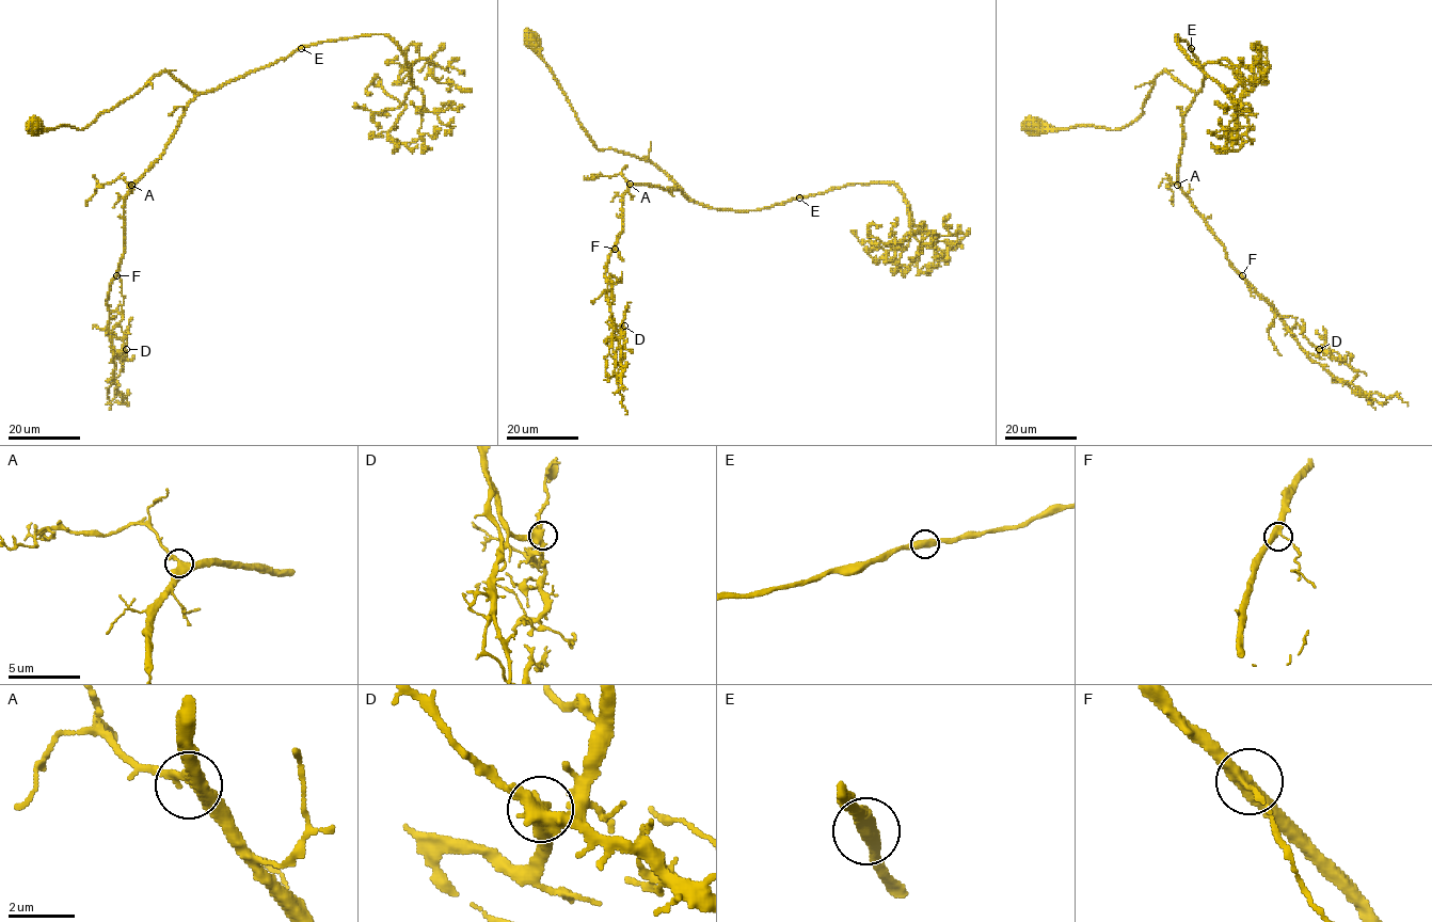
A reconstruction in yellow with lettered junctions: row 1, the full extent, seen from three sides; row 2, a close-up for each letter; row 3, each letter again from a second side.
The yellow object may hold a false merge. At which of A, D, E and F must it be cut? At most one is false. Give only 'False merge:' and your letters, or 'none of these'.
False merge: none of these

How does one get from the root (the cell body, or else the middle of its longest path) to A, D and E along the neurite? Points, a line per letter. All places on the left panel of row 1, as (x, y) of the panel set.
A: (34, 125), (82, 129), (100, 113), (137, 94), (156, 75), (169, 72), (195, 97), (164, 153), (131, 185)
D: (34, 125), (82, 129), (162, 72), (195, 94), (125, 200), (108, 311), (110, 348), (126, 349)
E: (34, 125), (82, 129), (162, 72), (193, 91), (210, 92), (285, 60), (301, 48)

